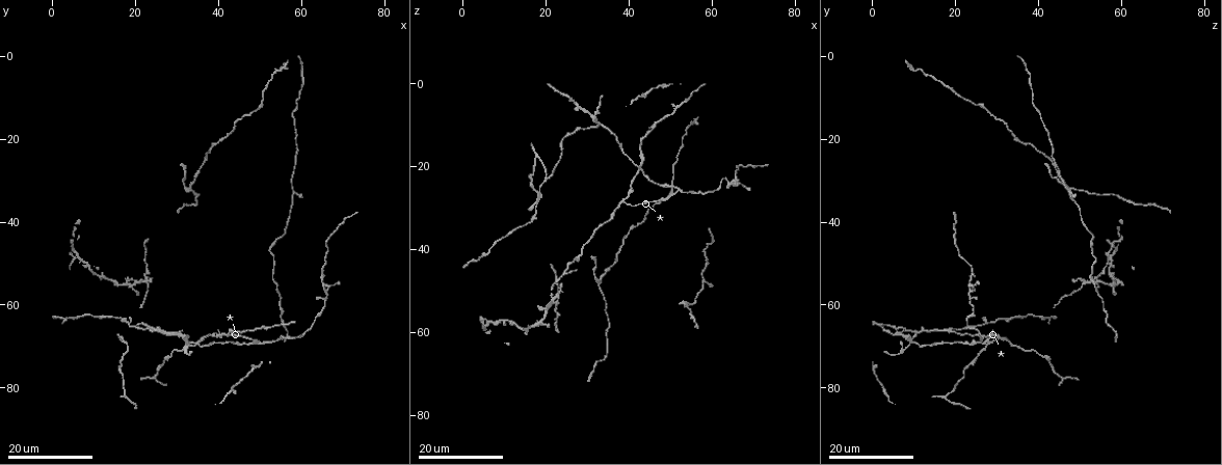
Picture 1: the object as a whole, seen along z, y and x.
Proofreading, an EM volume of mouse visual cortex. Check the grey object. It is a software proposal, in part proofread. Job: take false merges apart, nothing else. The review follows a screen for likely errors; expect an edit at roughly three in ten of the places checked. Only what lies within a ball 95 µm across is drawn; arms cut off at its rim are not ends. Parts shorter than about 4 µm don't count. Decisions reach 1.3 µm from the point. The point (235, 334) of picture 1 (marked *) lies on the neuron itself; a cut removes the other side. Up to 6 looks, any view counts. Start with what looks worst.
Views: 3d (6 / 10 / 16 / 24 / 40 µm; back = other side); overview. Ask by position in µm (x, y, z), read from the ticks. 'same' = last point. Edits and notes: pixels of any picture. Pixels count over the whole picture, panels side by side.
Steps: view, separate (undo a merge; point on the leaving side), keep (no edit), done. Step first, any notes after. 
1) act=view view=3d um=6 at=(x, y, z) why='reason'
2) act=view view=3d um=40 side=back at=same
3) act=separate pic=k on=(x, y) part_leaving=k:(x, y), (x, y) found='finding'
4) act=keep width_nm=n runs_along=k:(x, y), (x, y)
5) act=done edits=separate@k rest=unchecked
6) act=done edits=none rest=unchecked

act=view view=3d um=24 at=(33.5, 31.5, 47.5) why='three-way junction'

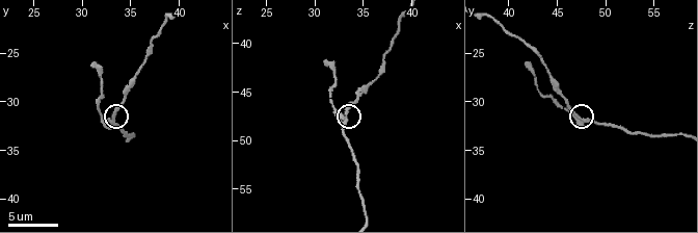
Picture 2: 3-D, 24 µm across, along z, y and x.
act=view view=3d um=10 at=(33.2, 31.8, 47.6)

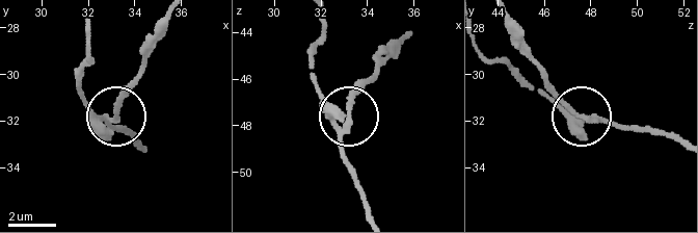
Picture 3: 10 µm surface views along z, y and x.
act=separate pic=3 on=(113, 104) arms=3 part_leaving=3:(109, 121), (135, 85), (162, 19) found='a second neuron is stuck on'

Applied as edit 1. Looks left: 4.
act=view view=3d um=16 at=(51.5, 65.0, 6.0) why='three arms meet'

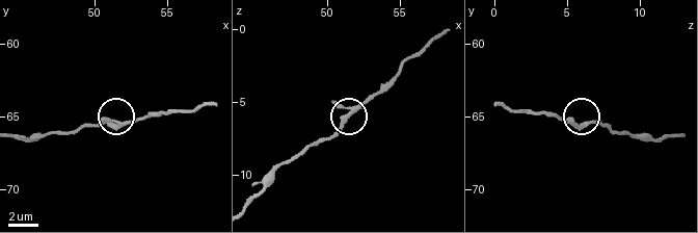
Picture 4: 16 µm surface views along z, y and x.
act=view view=3d um=10 at=(51.4, 65.4, 5.4) why='closer look'

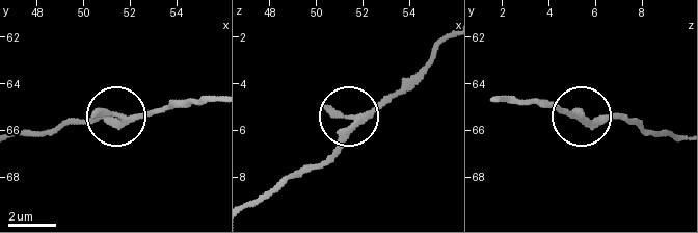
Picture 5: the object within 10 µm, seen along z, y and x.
act=keep arms=3 runs_along=5:(19, 131), (178, 107) found='all the same neuron'

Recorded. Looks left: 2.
act=view view=3d um=24 at=(51.5, 69.5, 25.5) why='arms part here'

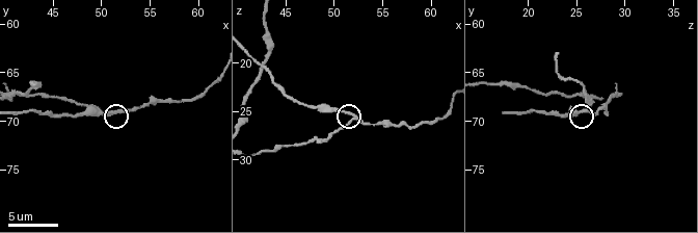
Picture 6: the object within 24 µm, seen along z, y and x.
act=view view=3d um=6 at=(51.8, 69.2, 25.4) why='closer look'

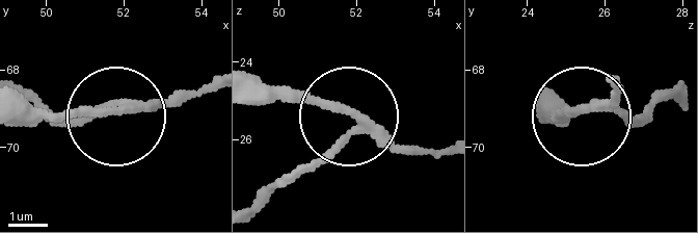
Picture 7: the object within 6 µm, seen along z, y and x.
act=separate pic=7 on=(95, 115) side_arm_um=52 part_leaving=7:(376, 129), (300, 99), (250, 99) found='a second neuron is stuck on'

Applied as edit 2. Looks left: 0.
act=done edits=separate@3,separate@7 rest=unchecked

